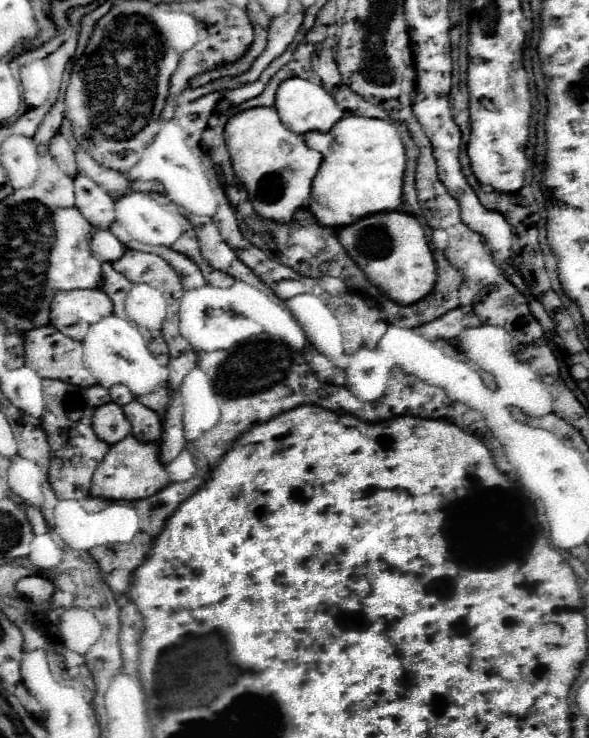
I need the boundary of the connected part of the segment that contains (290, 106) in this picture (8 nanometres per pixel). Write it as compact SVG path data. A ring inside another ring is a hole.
M285 80L281 88L277 88L275 96L275 108L281 116L281 122L297 134L307 134L307 132L329 132L343 116L345 110L333 100L333 96L319 84L313 84L311 80Z

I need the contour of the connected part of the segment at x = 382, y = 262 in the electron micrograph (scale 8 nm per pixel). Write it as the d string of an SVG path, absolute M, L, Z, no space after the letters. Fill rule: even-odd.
M379 212L377 216L365 216L361 218L357 224L351 224L349 228L341 228L339 230L339 242L343 244L343 248L347 250L349 258L367 274L367 278L385 294L389 296L393 302L397 304L415 304L421 298L425 298L433 286L435 286L435 260L433 254L429 250L425 232L421 228L421 224L405 212Z

